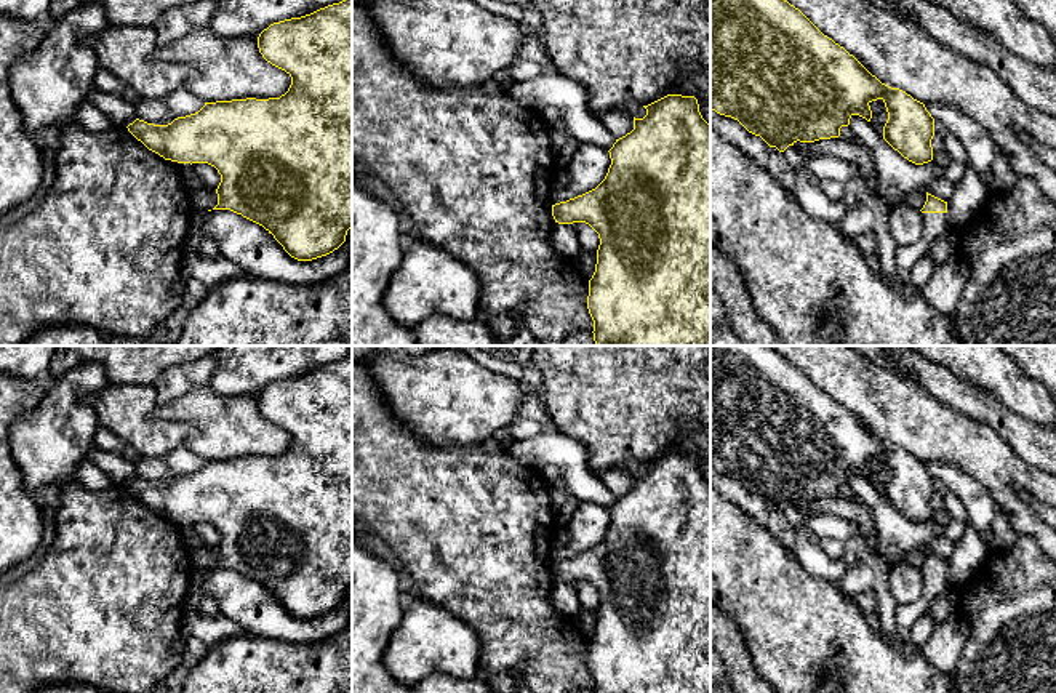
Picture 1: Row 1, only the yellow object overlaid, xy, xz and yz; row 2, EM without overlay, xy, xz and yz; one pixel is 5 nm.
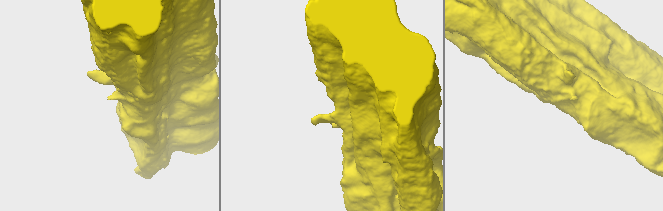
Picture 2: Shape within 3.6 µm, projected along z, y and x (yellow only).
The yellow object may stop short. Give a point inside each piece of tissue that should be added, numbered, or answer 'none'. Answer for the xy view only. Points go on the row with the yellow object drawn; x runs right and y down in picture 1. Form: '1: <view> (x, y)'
none

